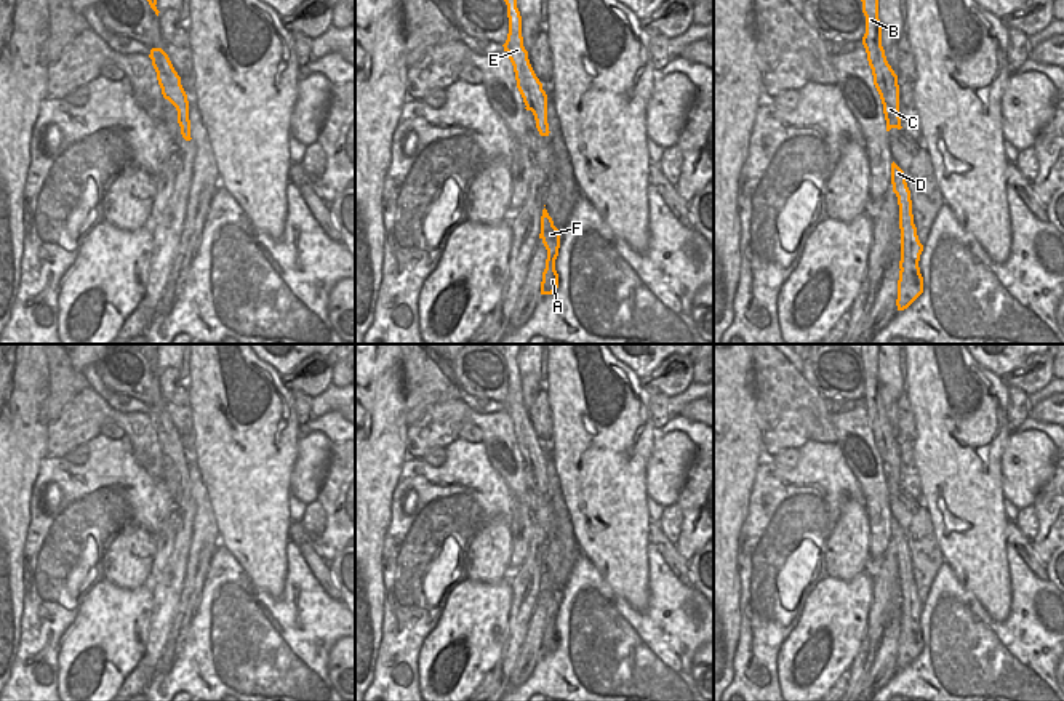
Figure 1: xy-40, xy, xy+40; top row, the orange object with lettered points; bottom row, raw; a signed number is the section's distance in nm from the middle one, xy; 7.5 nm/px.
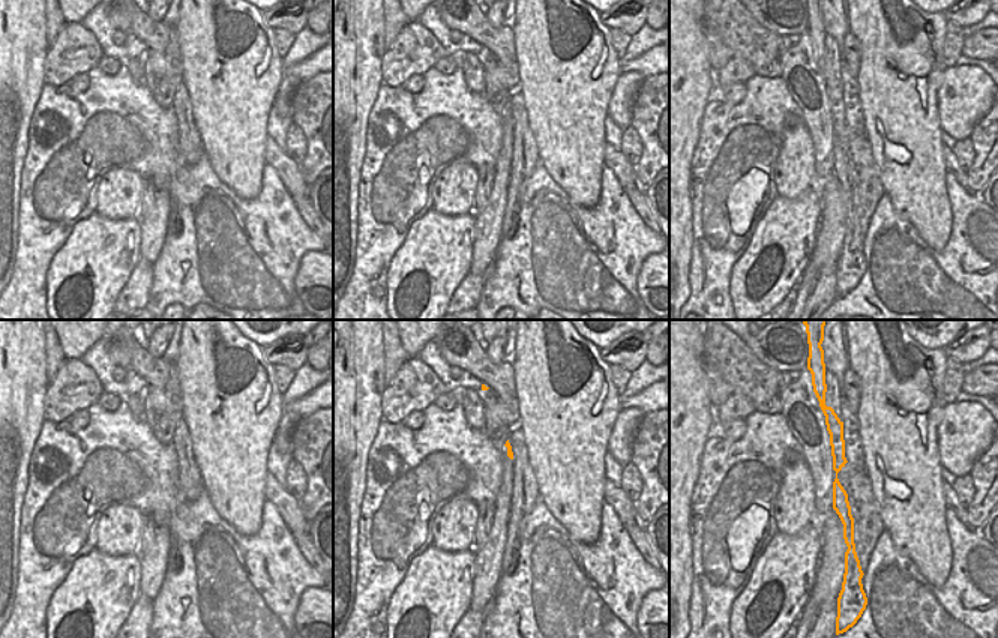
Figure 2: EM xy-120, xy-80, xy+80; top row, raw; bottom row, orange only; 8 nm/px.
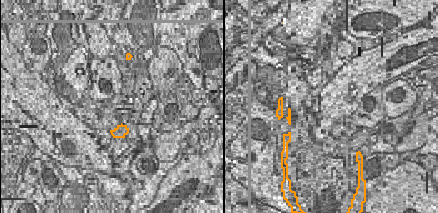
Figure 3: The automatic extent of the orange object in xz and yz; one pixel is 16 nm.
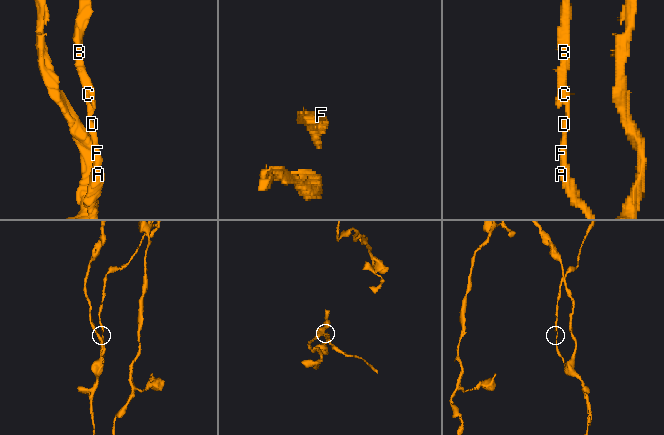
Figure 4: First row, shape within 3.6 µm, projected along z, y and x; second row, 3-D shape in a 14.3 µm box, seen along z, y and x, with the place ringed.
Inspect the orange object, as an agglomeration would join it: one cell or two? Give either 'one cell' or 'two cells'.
two cells

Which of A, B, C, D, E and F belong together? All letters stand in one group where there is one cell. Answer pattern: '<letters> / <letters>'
A D F / B C E

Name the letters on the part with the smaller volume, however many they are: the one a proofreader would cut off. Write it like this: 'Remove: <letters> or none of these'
Remove: B, C, E

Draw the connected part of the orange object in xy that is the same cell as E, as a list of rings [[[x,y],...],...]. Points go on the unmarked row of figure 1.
[[[502,344],[499,350],[507,363],[509,376],[509,392],[506,402],[502,403],[504,410],[509,411],[509,418],[514,424],[517,447],[526,464],[525,467],[533,471],[539,493],[549,495],[547,453],[542,448],[542,442],[536,435],[528,418],[528,410],[523,405],[522,375],[517,367],[520,344]]]

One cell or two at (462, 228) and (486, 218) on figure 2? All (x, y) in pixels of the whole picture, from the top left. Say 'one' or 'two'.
two

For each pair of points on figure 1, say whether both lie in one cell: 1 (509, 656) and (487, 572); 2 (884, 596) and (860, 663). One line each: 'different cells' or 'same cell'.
1: different cells
2: same cell

